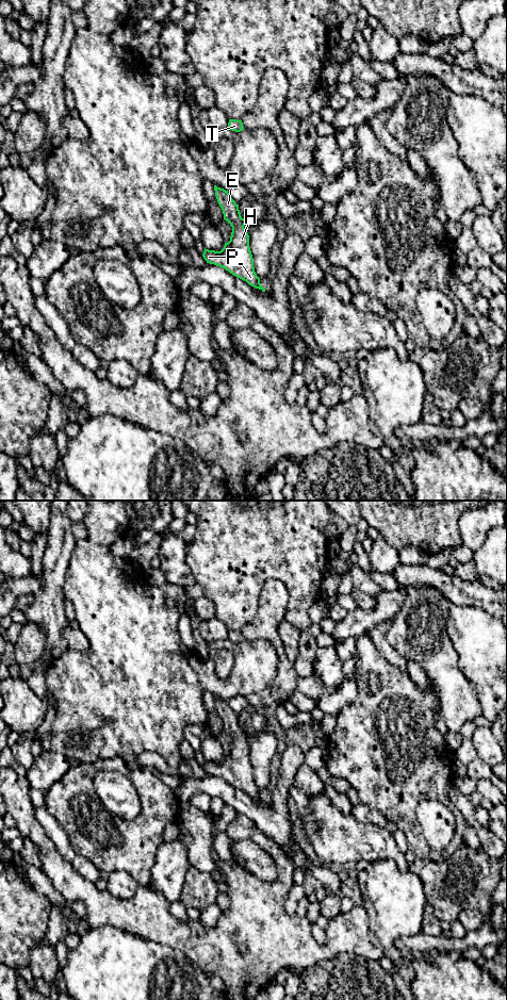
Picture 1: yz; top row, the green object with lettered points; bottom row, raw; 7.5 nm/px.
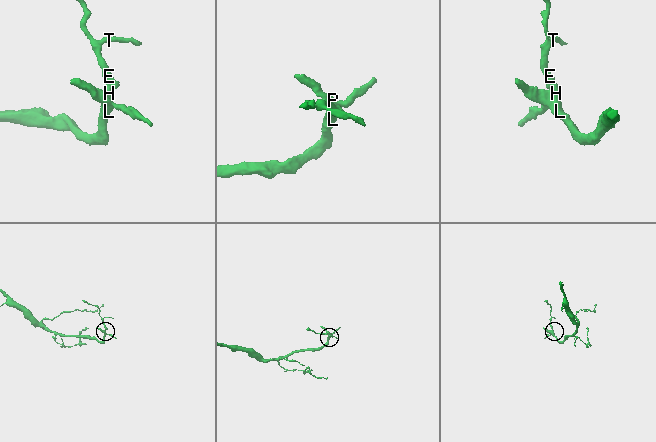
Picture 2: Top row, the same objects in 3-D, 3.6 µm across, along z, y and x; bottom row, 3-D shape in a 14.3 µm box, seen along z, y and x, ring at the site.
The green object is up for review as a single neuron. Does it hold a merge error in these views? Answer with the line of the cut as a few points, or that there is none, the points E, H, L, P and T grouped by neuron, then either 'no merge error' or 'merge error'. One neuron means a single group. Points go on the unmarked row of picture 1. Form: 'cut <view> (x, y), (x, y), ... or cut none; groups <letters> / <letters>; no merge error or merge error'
cut none; groups E H L P T; no merge error

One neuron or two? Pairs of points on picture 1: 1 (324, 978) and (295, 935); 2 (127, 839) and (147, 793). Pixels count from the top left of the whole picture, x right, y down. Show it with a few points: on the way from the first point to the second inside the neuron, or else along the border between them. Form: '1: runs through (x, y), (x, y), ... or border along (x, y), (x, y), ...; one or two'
1: border along (339, 954), (315, 963), (305, 970); two
2: runs through (138, 828), (147, 819), (147, 805); one

